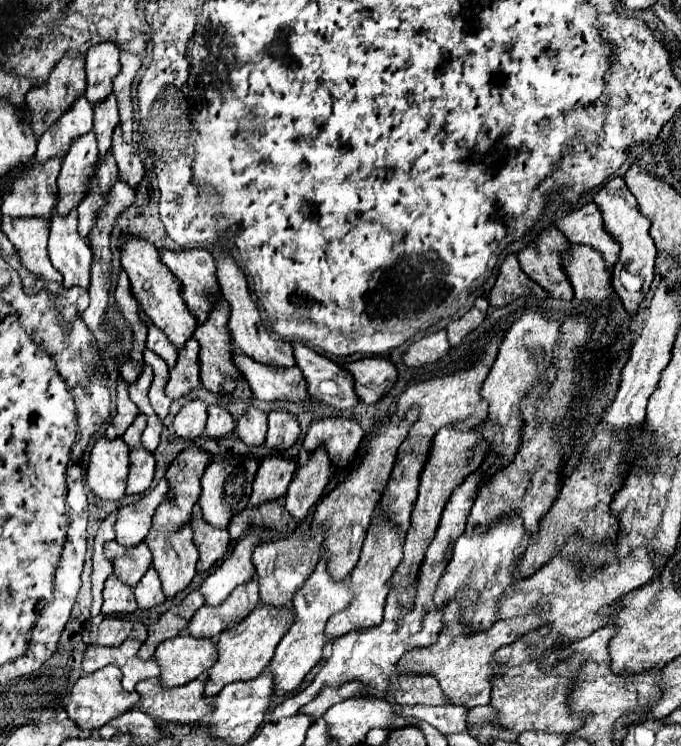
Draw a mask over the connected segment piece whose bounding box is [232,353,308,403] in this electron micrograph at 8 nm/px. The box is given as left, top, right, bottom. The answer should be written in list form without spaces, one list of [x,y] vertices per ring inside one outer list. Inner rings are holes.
[[[234,353],[232,361],[236,369],[242,373],[242,377],[248,381],[256,399],[262,401],[290,399],[296,403],[308,399],[308,393],[304,389],[304,377],[296,365],[278,369],[272,365],[258,363],[252,357],[246,357],[244,353]]]

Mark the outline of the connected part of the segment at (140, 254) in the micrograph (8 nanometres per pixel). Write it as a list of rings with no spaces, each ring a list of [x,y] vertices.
[[[130,235],[130,237],[122,239],[120,251],[122,251],[120,261],[122,261],[124,271],[130,277],[132,293],[142,303],[144,313],[150,317],[150,321],[156,327],[160,327],[166,333],[166,337],[178,349],[182,349],[186,339],[192,337],[192,329],[196,329],[196,319],[188,313],[188,309],[180,297],[180,283],[176,281],[176,277],[172,277],[172,273],[168,269],[164,269],[164,265],[160,265],[160,255],[152,243]]]

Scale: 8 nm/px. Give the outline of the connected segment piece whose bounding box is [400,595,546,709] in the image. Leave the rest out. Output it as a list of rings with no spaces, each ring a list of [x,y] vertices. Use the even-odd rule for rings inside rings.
[[[456,595],[446,607],[444,607],[444,631],[440,633],[436,645],[416,649],[412,653],[406,653],[400,661],[400,671],[402,673],[432,673],[436,675],[442,691],[448,695],[448,699],[454,705],[464,705],[468,709],[476,705],[488,705],[490,703],[490,691],[488,687],[494,677],[502,671],[500,663],[494,659],[494,653],[504,647],[514,643],[522,633],[538,629],[544,625],[544,617],[538,615],[538,611],[528,611],[526,615],[518,615],[512,619],[500,619],[496,621],[490,629],[478,629],[470,631],[464,623],[464,607],[462,607],[462,597]]]

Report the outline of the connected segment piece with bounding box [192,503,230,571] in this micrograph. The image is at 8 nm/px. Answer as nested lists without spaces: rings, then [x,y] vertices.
[[[198,503],[194,505],[194,511],[192,511],[192,529],[194,529],[196,547],[200,551],[198,571],[208,571],[228,551],[230,535],[228,535],[226,529],[220,529],[220,527],[214,527],[214,525],[206,523]]]

